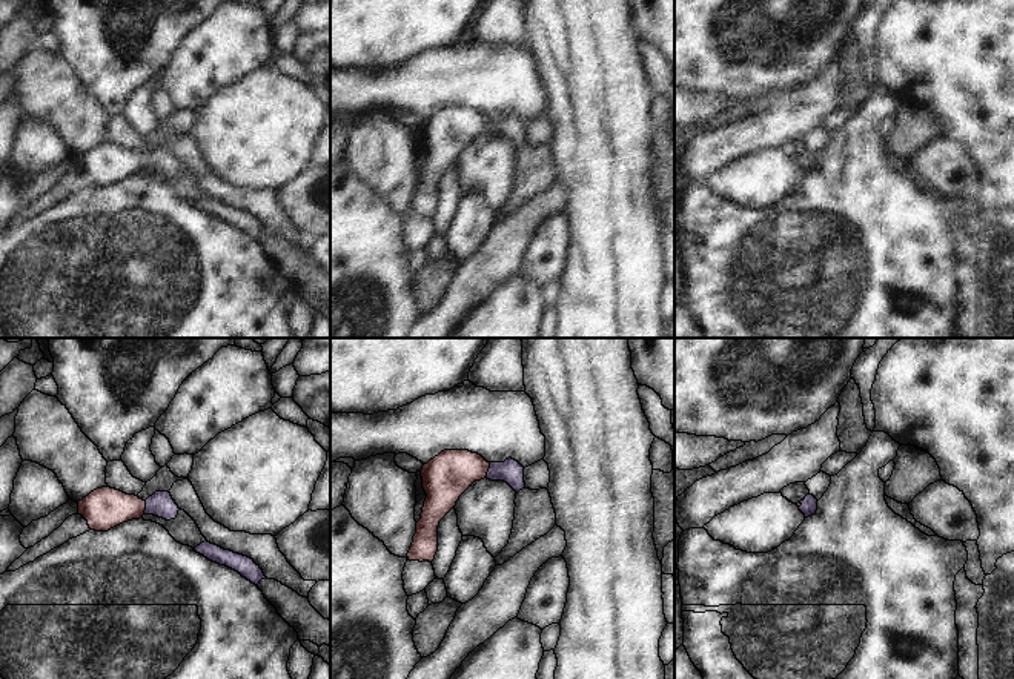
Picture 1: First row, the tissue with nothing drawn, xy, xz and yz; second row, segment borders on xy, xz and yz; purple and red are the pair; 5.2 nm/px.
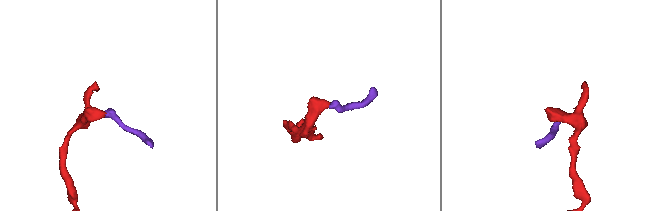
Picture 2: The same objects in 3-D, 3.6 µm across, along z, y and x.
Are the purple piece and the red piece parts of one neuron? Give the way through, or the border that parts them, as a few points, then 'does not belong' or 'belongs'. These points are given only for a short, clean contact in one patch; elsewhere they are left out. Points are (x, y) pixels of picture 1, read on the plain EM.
across xz (512, 128), (489, 126), (453, 126), (446, 132) | belongs

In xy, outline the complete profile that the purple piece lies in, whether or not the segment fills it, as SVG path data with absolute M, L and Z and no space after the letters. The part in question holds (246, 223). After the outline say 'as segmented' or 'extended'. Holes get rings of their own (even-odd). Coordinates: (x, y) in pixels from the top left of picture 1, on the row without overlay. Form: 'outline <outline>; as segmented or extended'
outline M207 197L201 198L194 206L212 218L226 221L226 223L238 227L243 234L246 234L247 237L250 237L255 241L258 241L260 237L266 234L263 226L260 224L260 221L257 221L254 218L254 215L234 209L230 206L224 206Z; as segmented

